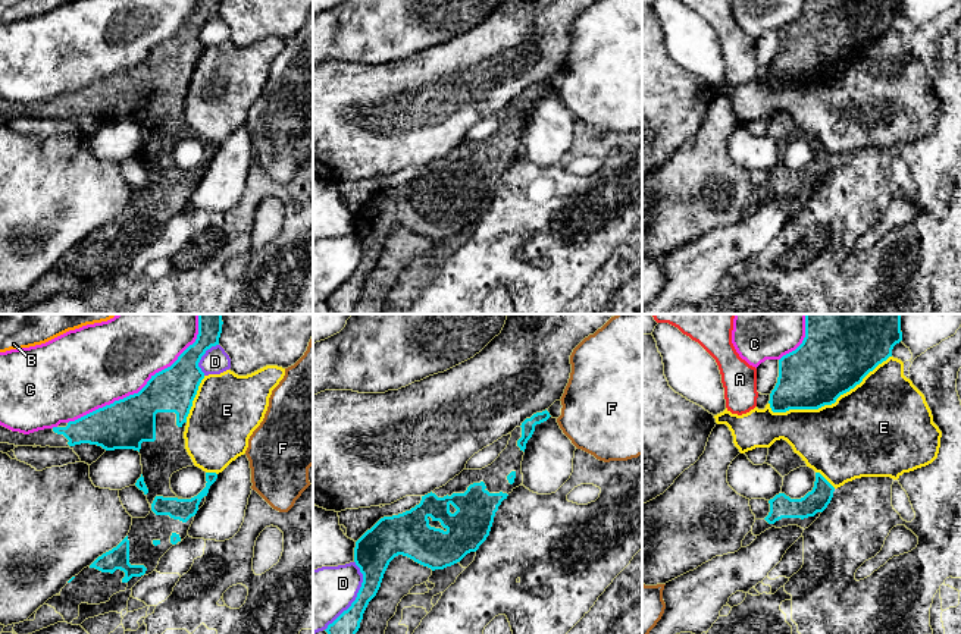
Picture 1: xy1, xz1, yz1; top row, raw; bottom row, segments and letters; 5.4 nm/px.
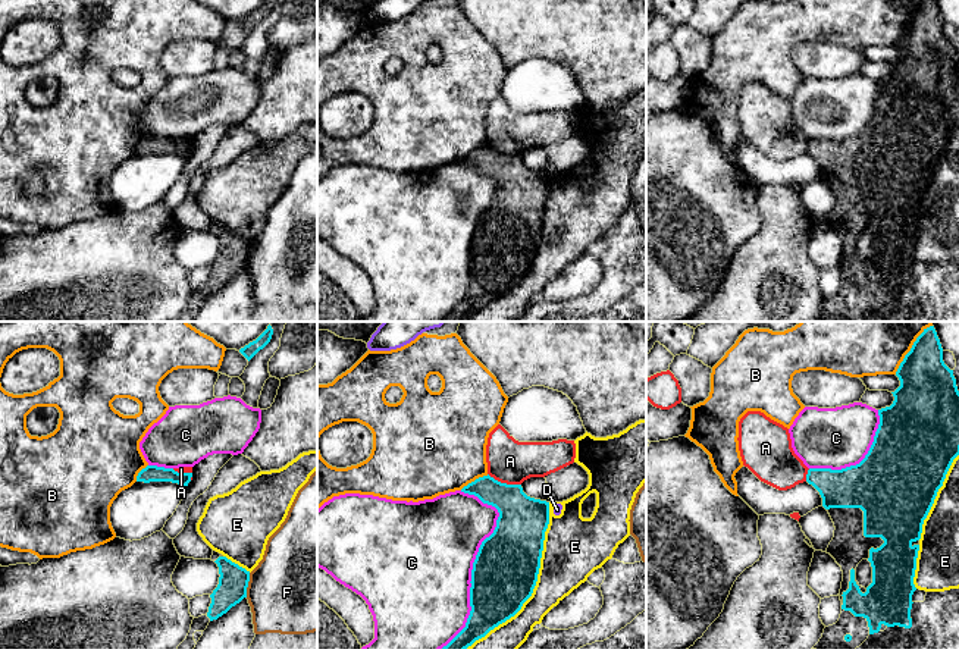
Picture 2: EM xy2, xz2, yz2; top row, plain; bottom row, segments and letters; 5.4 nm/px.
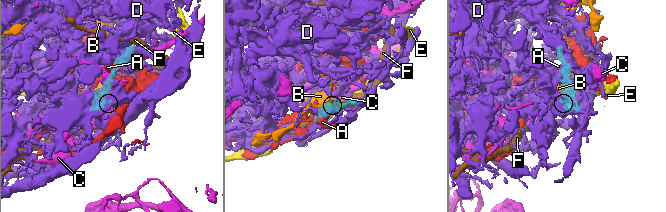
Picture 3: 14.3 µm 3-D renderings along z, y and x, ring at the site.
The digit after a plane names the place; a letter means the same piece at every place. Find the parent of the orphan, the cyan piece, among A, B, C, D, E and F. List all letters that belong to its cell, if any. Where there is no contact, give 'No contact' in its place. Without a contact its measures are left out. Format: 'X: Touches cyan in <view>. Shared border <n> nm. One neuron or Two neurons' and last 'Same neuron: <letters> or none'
A: Touches cyan in xz2. Shared border 200 nm. Two neurons
B: Touches cyan in yz2. Shared border 300 nm. Two neurons
C: Touches cyan in xz2. Shared border 900 nm. Two neurons
D: Touches cyan in xz1. Shared border 420 nm. Two neurons
E: Touches cyan in xz2. Shared border 950 nm. Two neurons
F: Touches cyan in xy2. Shared border 140 nm. Two neurons
Same neuron: none

